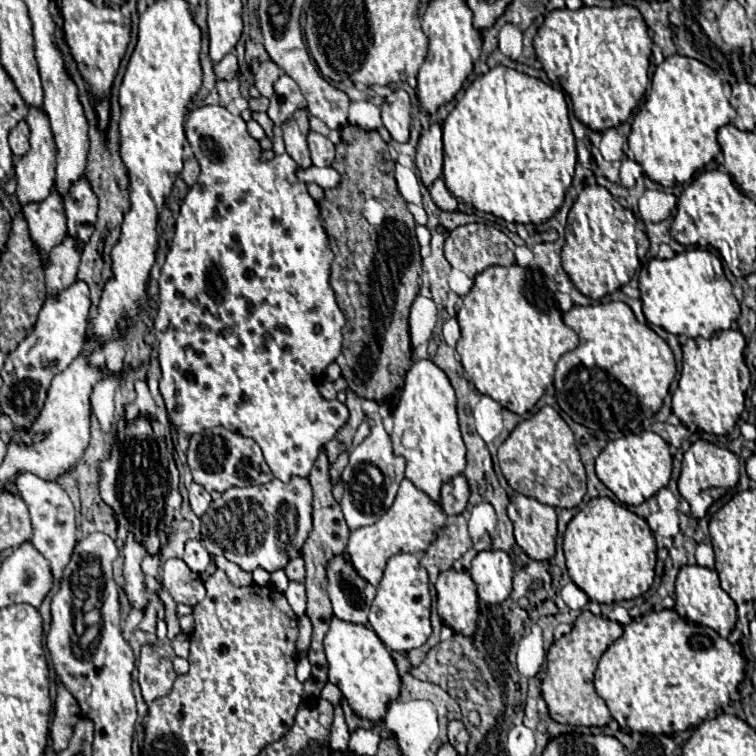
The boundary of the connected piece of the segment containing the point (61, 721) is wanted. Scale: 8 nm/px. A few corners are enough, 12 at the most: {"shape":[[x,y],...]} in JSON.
{"shape":[[63,684],[55,700],[51,740],[55,752],[67,748],[81,718],[77,700]]}

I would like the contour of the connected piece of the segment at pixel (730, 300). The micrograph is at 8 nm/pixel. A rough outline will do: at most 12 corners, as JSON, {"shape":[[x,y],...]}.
{"shape":[[709,250],[653,258],[643,314],[675,336],[709,338],[739,318]]}

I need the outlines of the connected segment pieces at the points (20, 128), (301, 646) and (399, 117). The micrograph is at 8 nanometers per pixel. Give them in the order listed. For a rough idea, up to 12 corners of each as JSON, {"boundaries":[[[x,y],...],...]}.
{"boundaries":[[[21,120],[9,132],[9,146],[15,156],[29,150],[29,126]],[[307,614],[298,618],[297,650],[307,653],[313,632]],[[401,88],[381,106],[383,124],[397,142],[409,140],[411,100]]]}

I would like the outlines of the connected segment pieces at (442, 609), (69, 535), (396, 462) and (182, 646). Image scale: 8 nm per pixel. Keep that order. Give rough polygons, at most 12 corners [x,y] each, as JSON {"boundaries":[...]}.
{"boundaries":[[[467,570],[435,582],[437,610],[463,636],[475,634],[477,586]],[[29,472],[15,488],[31,512],[31,542],[59,580],[77,544],[67,492]],[[373,416],[349,452],[341,508],[349,530],[375,524],[405,478]],[[177,634],[171,640],[177,656],[189,656],[189,640],[185,634]]]}

